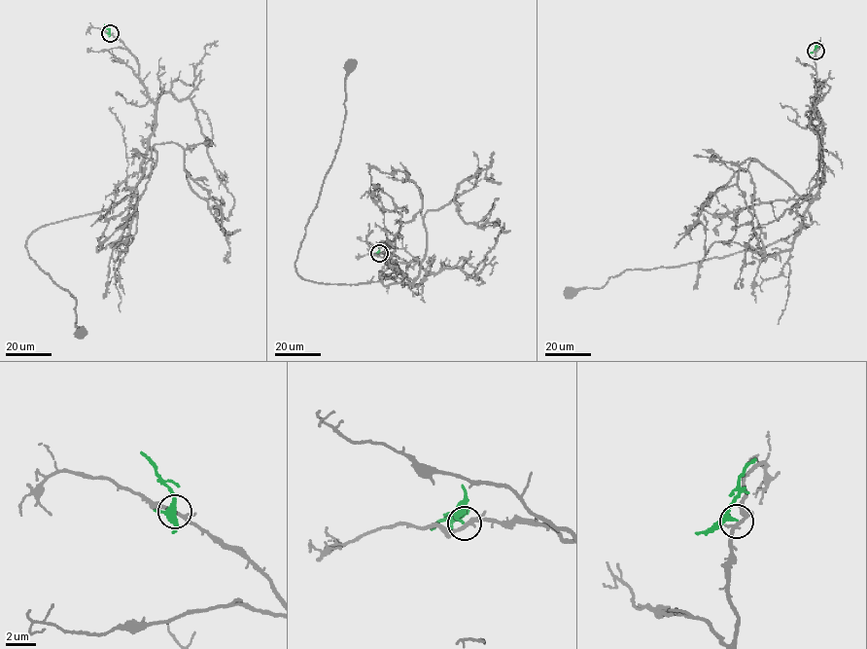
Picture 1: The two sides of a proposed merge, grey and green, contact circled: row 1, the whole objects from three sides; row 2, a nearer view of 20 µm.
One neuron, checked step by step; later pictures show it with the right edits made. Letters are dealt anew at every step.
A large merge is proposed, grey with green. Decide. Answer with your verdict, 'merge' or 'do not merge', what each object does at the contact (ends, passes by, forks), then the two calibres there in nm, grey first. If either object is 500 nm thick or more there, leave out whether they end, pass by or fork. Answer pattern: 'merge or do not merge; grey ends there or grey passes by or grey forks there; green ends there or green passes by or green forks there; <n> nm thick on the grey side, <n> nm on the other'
do not merge; grey forks there; green passes by; 190 nm thick on the grey side, 220 nm on the other

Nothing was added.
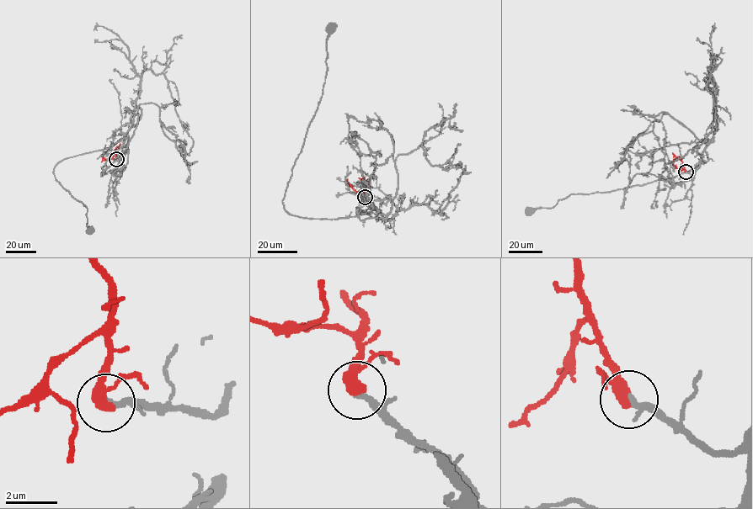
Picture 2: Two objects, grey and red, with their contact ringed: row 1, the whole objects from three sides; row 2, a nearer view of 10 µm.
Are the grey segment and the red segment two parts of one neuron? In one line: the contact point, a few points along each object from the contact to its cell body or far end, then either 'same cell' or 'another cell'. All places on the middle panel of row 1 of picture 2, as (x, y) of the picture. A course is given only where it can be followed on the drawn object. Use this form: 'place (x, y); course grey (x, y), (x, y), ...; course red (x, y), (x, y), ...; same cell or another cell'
place (365, 197); course grey (365, 197), (380, 209), (376, 217), (300, 217), (291, 214), (282, 203), (295, 161), (322, 96), (330, 29); course red (365, 197), (364, 188), (369, 182), (358, 177); same cell

